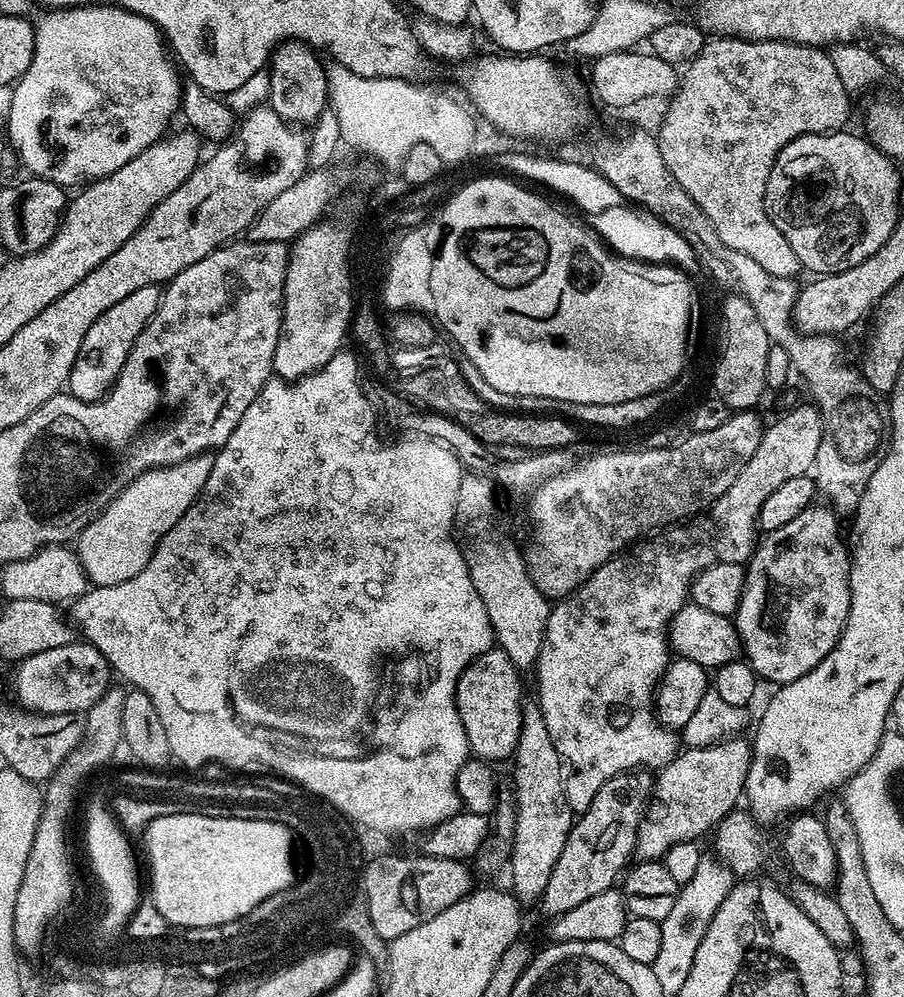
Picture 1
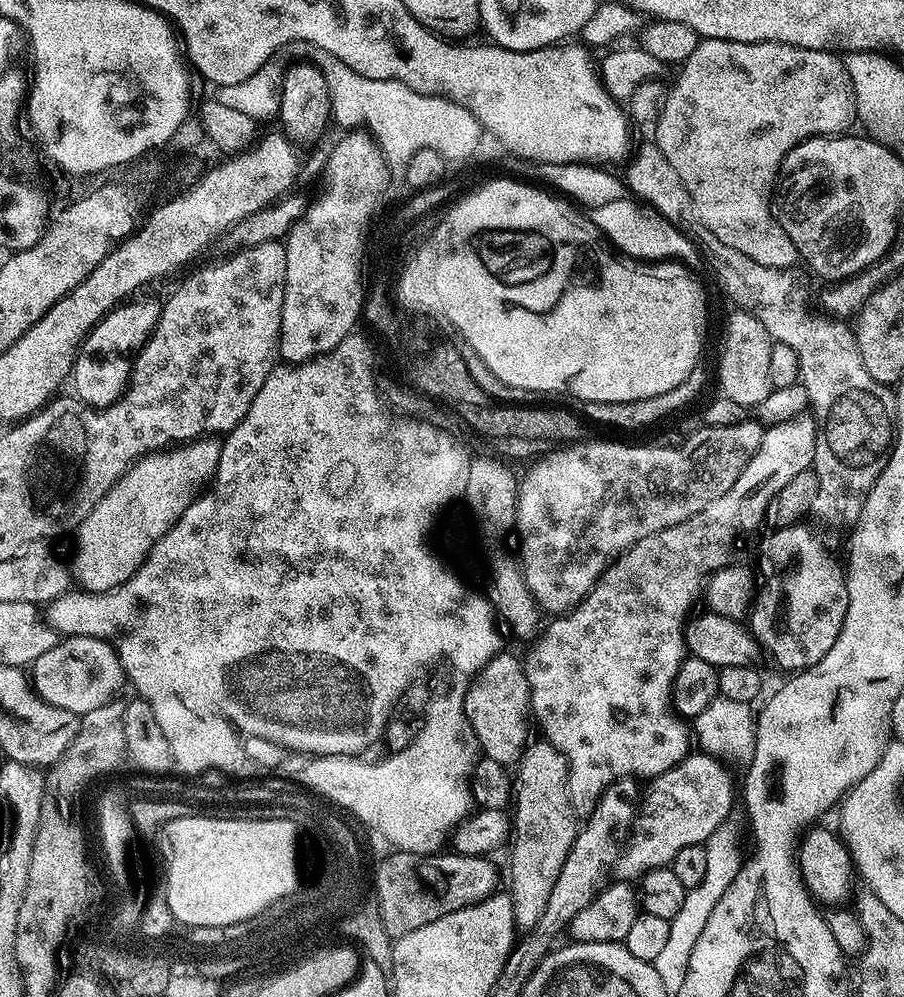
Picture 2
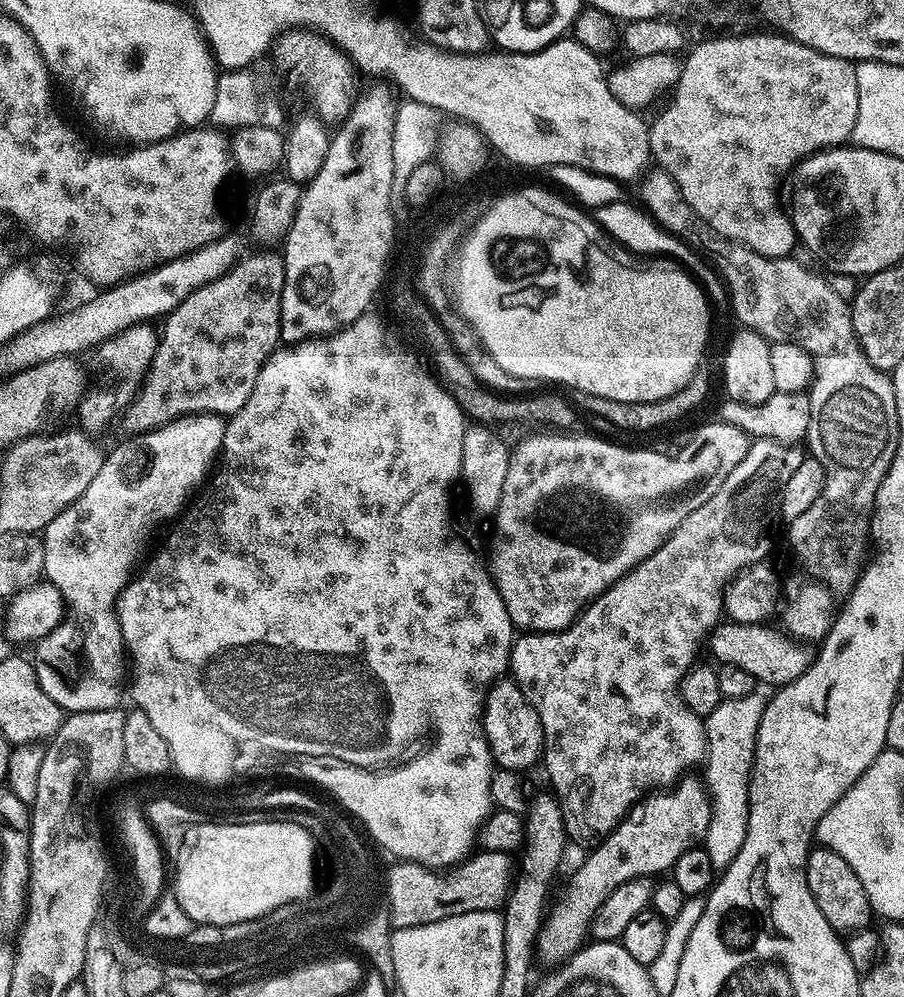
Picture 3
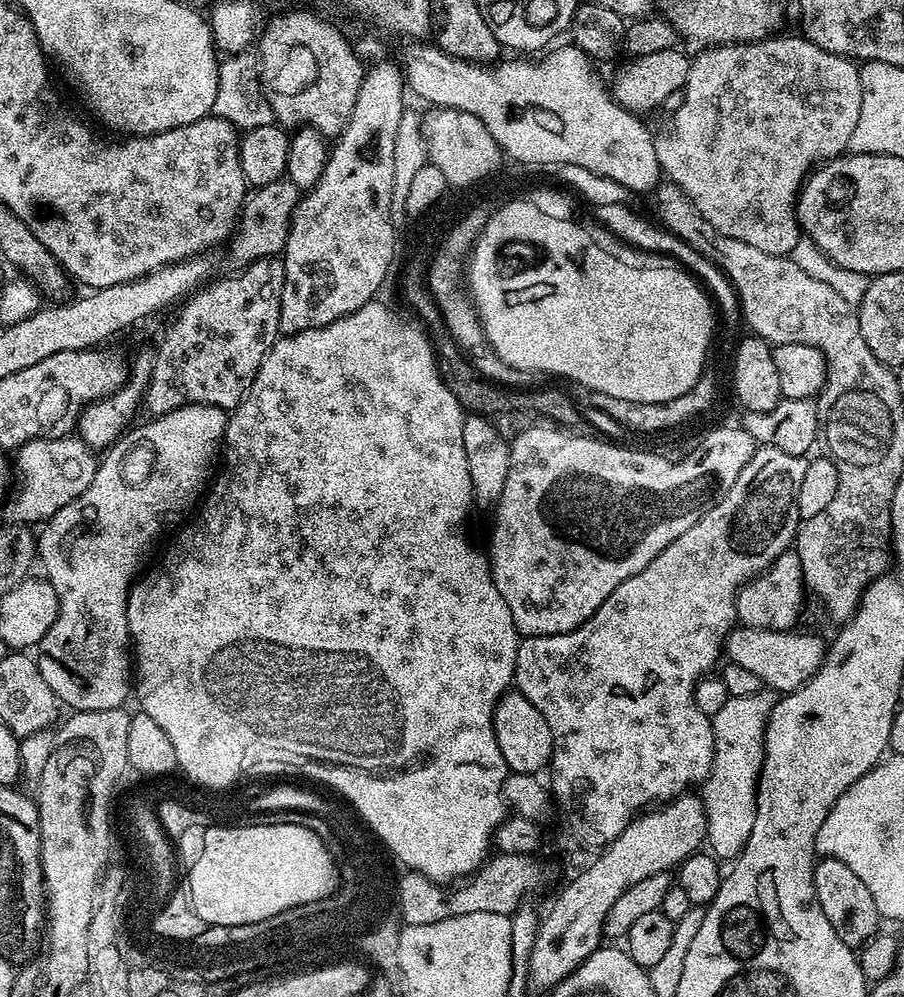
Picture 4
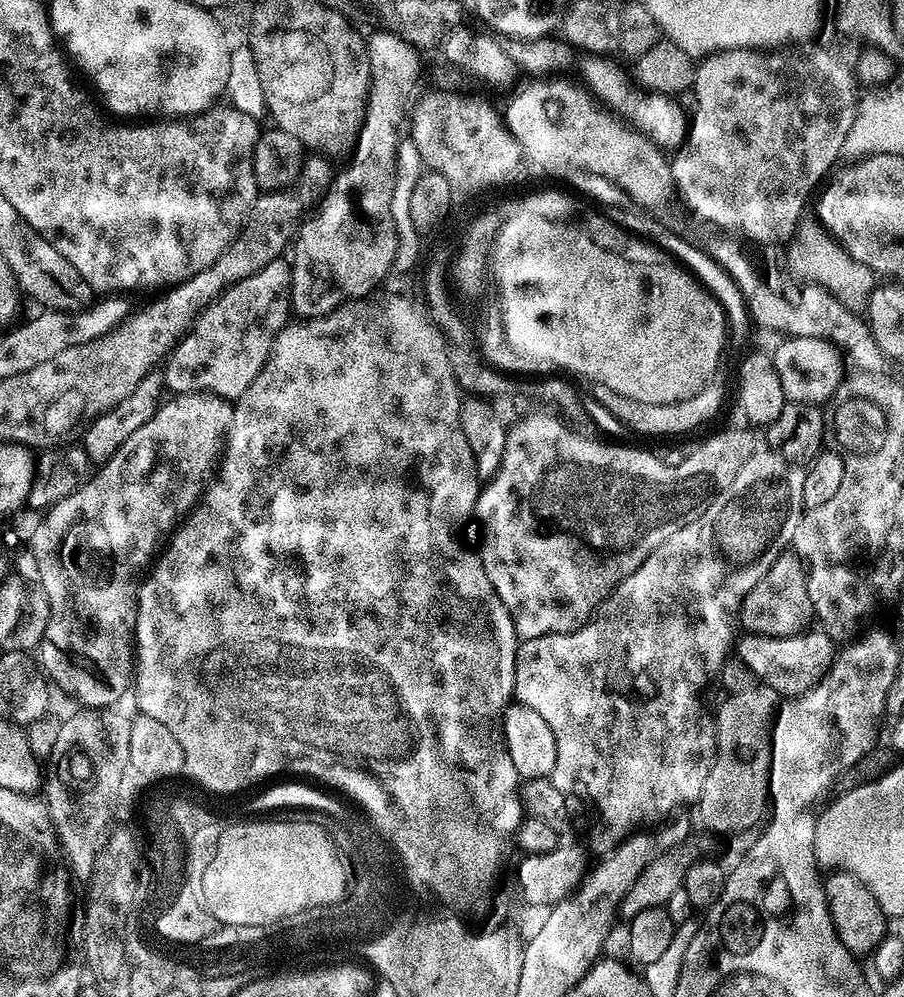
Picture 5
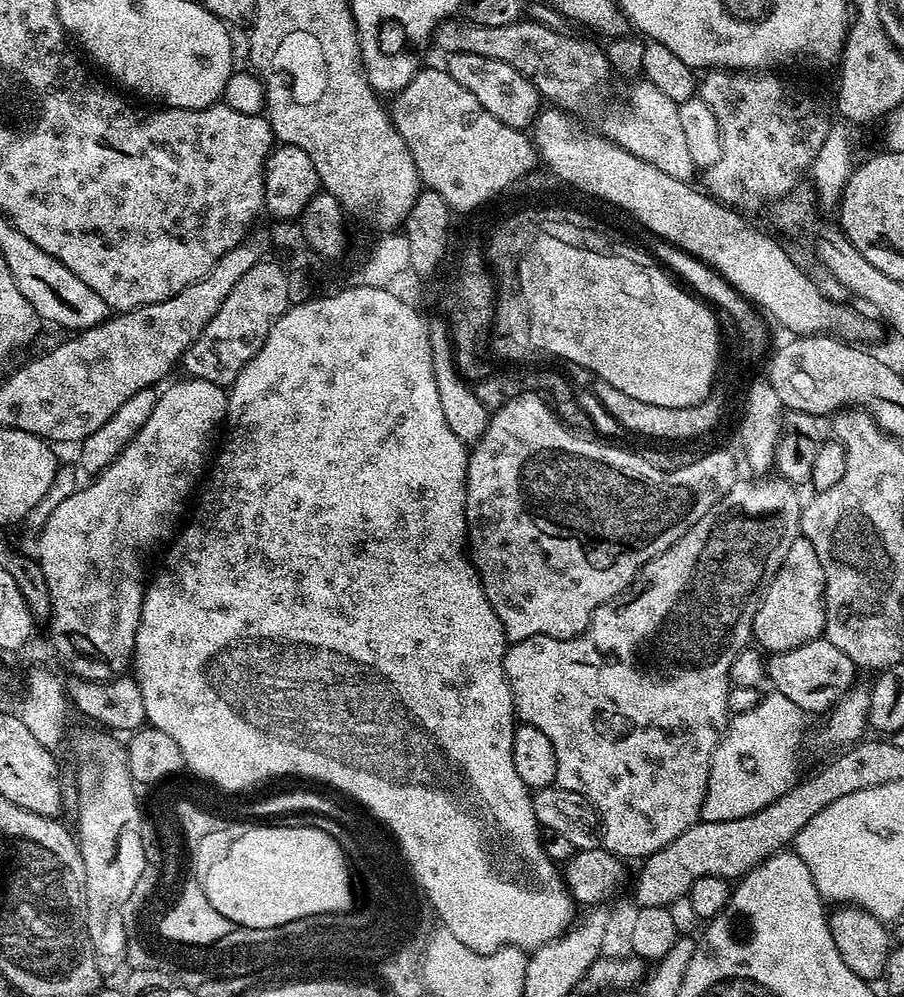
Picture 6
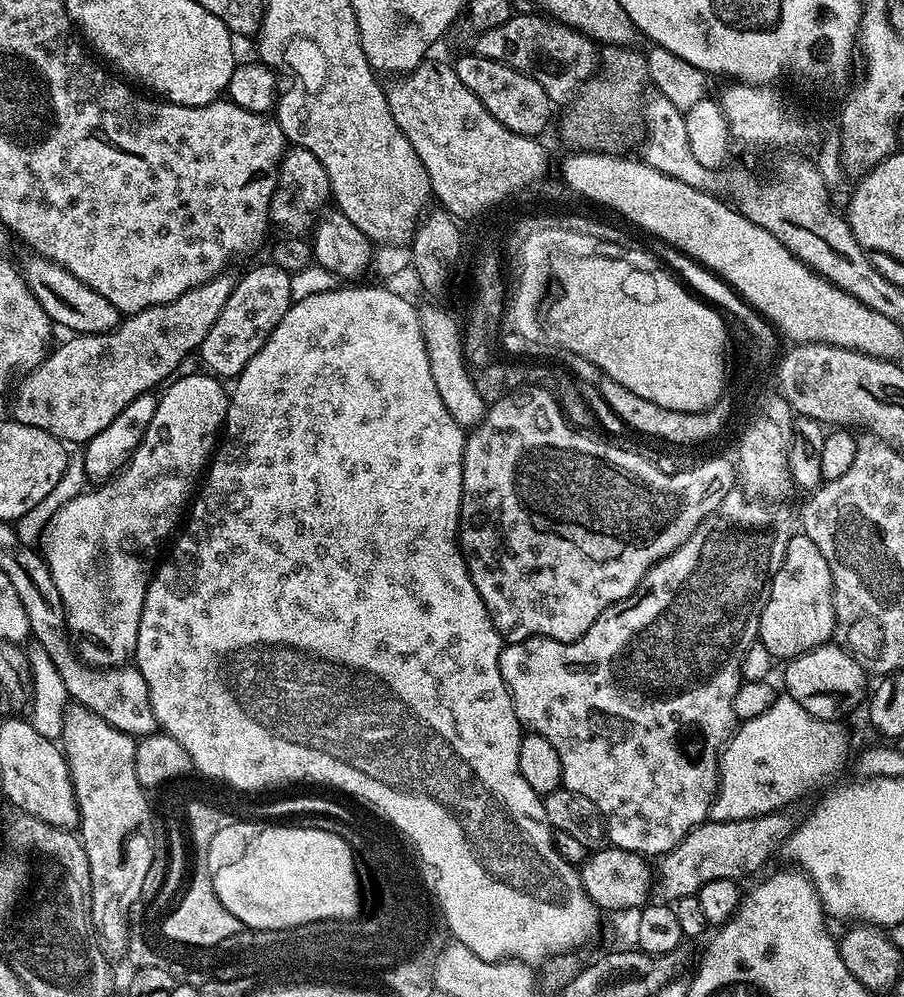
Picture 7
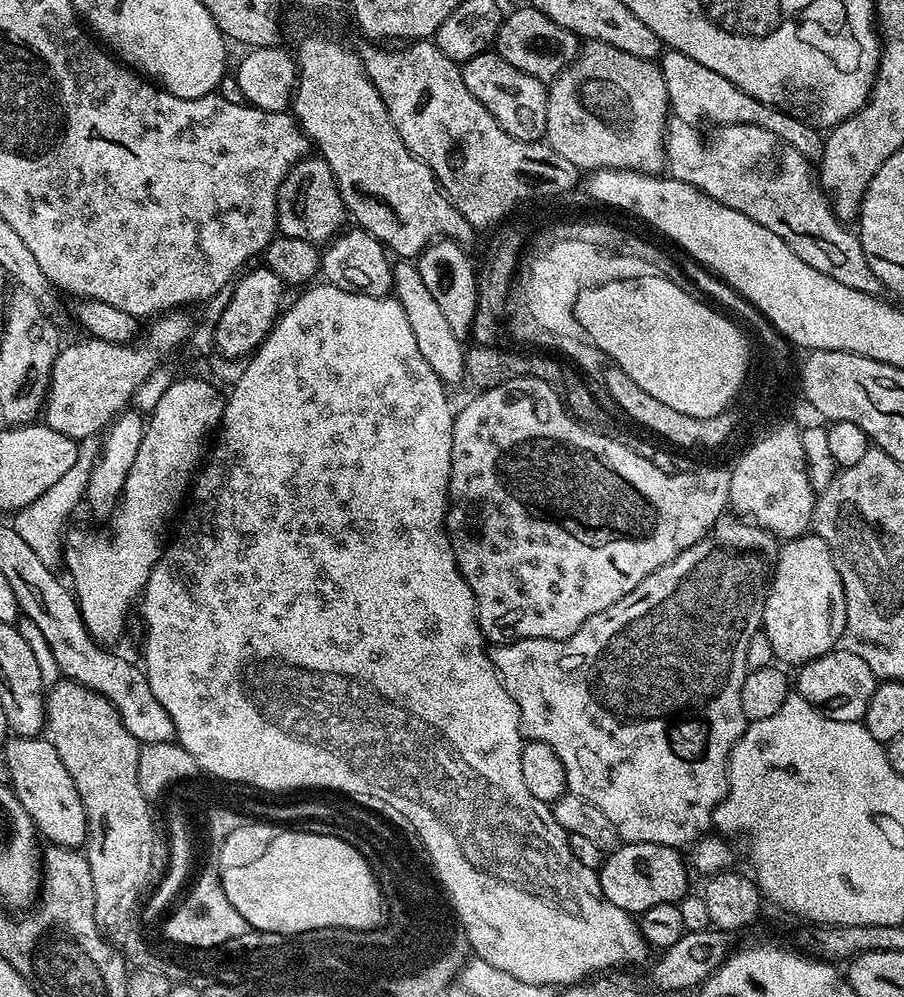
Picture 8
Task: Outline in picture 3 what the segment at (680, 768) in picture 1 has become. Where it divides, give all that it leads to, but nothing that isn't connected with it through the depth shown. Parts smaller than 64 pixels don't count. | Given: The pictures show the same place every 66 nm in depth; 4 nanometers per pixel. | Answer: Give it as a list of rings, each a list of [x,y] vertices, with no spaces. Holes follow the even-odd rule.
[[[696,774],[685,775],[667,790],[657,790],[638,800],[627,816],[617,824],[615,830],[608,833],[591,849],[593,852],[581,862],[580,869],[572,878],[572,885],[568,888],[568,897],[565,898],[564,905],[553,916],[551,913],[541,929],[541,938],[538,942],[540,956],[556,960],[552,962],[563,962],[579,952],[589,939],[592,918],[598,906],[602,906],[602,902],[606,902],[606,898],[610,898],[610,894],[614,894],[614,890],[618,890],[622,882],[630,882],[639,876],[659,877],[667,873],[674,866],[674,862],[678,862],[678,858],[686,854],[686,850],[703,845],[704,835],[712,817],[712,797],[707,783],[699,775],[697,777],[692,775]]]

